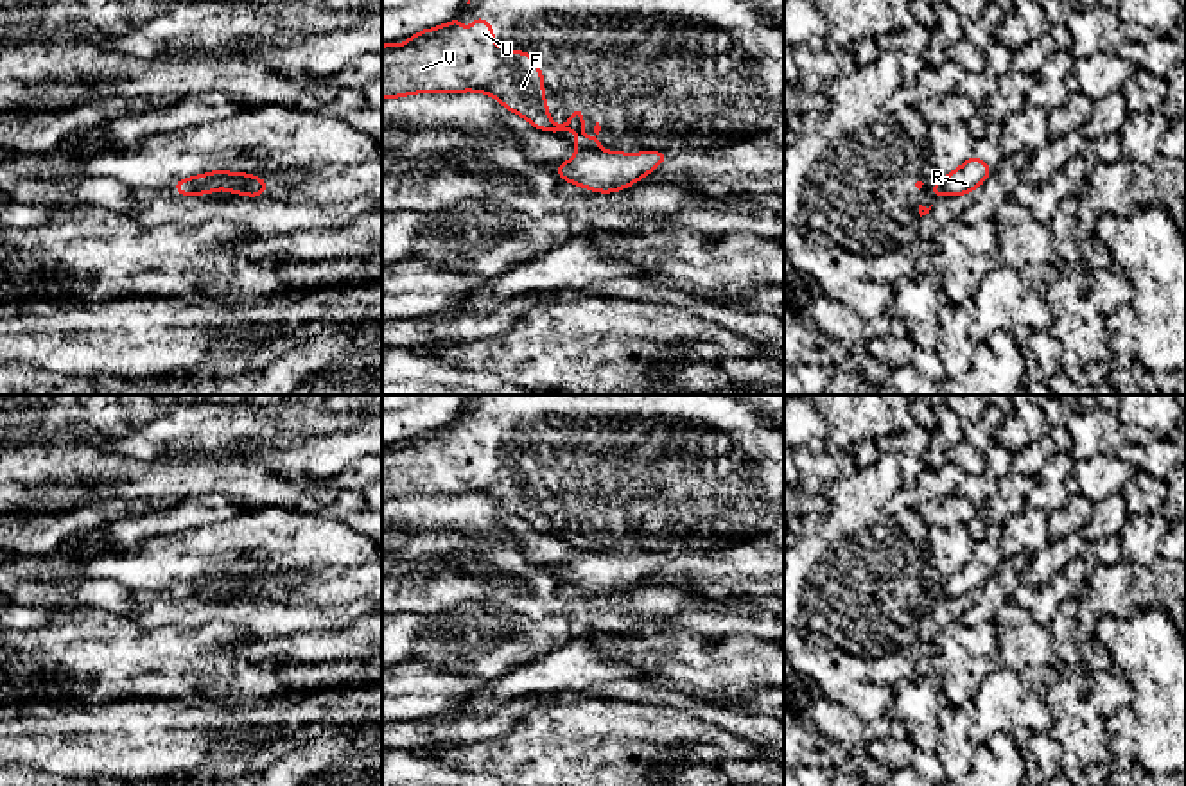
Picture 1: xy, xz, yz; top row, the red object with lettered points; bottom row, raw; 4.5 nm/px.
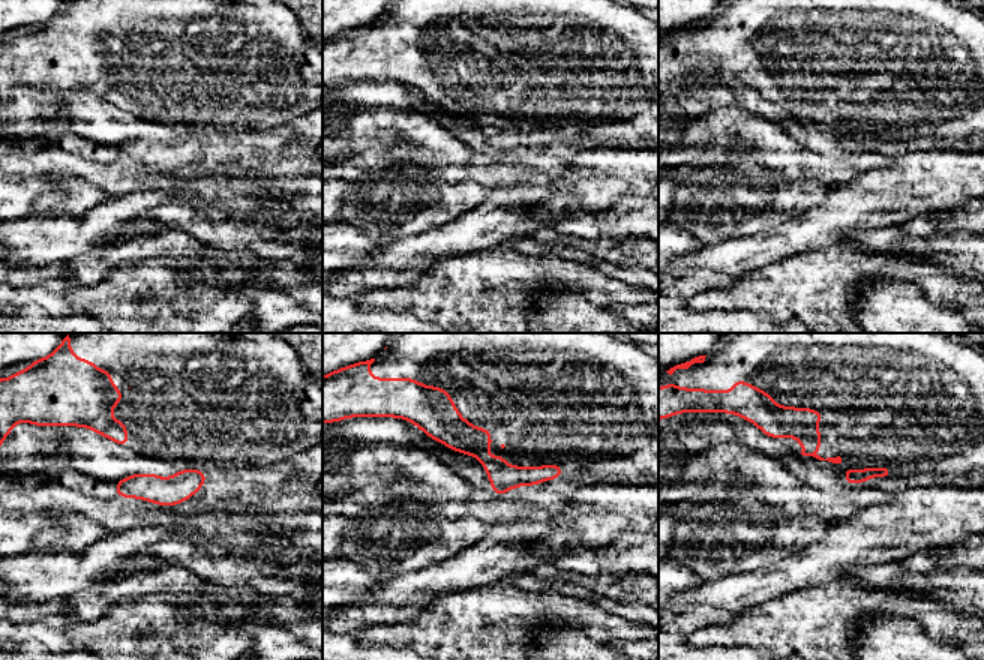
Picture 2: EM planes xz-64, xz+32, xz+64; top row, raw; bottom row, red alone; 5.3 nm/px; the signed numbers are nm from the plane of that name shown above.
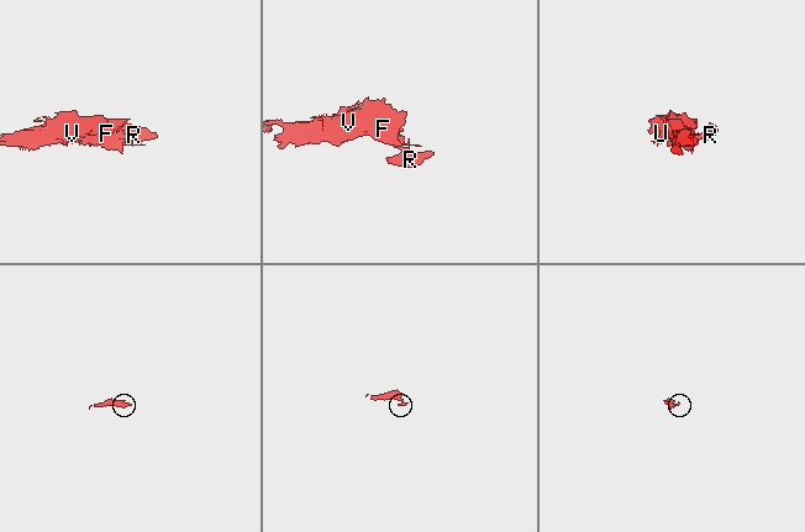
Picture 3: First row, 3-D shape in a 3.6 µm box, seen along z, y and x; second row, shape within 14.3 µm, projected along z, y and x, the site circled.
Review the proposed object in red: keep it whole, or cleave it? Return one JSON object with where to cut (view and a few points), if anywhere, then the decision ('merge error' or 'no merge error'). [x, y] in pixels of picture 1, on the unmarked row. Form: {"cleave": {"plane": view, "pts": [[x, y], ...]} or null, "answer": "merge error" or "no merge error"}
{"cleave": {"plane": "xz", "pts": [[580, 550], [600, 553]]}, "answer": "merge error"}

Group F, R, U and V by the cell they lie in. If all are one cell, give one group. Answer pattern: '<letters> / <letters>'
F U V / R

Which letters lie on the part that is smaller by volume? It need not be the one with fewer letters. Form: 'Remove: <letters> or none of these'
Remove: R

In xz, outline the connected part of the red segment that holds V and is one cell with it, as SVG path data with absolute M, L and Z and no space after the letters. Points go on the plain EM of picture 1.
M459 416L449 425L413 436L404 447L382 447L382 501L438 493L488 495L540 533L585 535L581 508L569 515L567 526L551 524L536 461L524 452L501 450L493 432L483 418L474 418L467 438Z

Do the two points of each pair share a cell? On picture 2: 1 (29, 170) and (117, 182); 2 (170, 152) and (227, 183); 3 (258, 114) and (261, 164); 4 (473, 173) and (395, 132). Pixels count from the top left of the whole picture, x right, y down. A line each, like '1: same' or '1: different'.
1: same
2: different
3: different
4: same

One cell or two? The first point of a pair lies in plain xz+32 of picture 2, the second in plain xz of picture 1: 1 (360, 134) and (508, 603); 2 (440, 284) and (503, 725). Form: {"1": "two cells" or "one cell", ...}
{"1": "one cell", "2": "two cells"}

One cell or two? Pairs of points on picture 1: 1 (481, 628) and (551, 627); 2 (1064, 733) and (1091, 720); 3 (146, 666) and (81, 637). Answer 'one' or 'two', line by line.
1: one
2: one
3: one

